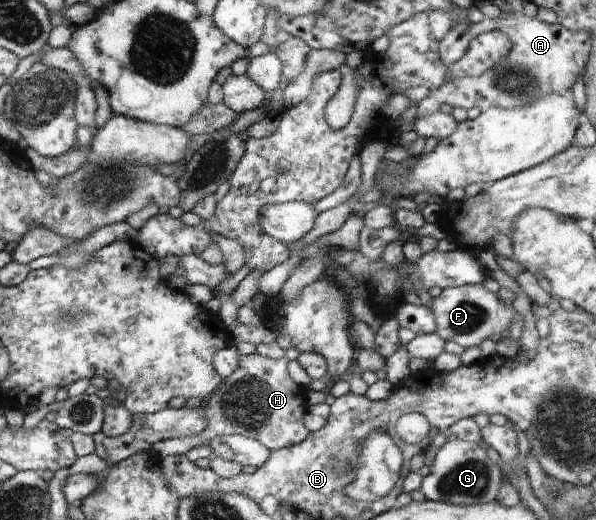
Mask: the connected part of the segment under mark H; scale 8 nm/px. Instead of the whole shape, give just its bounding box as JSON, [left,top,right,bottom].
[200,353,310,451]

